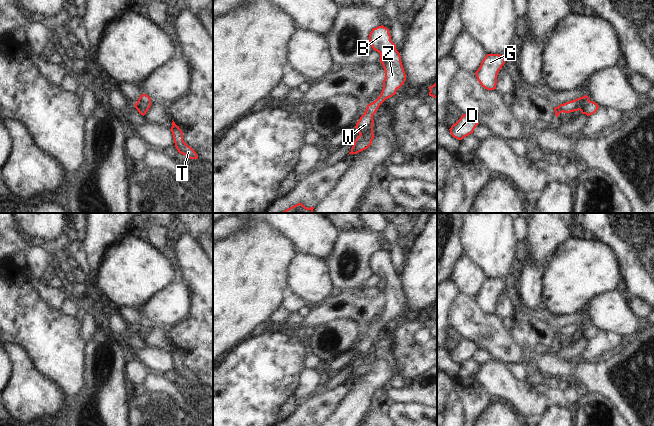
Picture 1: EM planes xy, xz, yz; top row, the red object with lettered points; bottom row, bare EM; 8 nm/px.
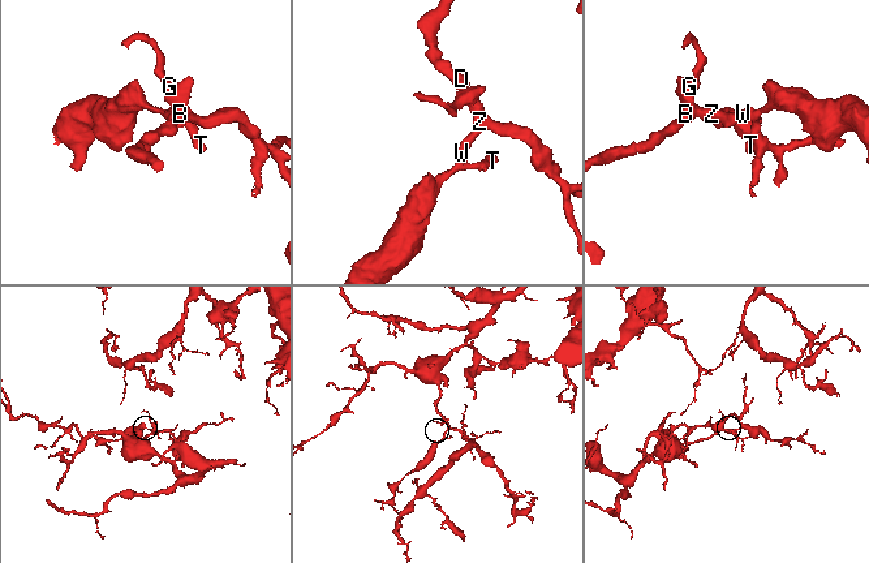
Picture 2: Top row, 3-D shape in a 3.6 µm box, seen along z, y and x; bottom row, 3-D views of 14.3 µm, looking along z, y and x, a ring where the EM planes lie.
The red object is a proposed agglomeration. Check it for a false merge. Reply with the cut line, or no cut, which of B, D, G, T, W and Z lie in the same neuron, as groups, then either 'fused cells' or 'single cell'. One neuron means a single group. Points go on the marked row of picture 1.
xy (137, 102), (149, 106) | B D G W Z / T | fused cells

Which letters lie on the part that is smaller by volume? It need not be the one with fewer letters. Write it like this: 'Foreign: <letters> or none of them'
Foreign: T.

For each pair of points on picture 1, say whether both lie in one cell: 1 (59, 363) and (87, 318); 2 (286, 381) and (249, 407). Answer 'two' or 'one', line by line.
1: two
2: one

